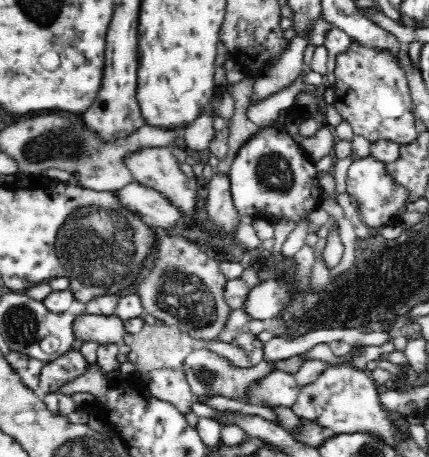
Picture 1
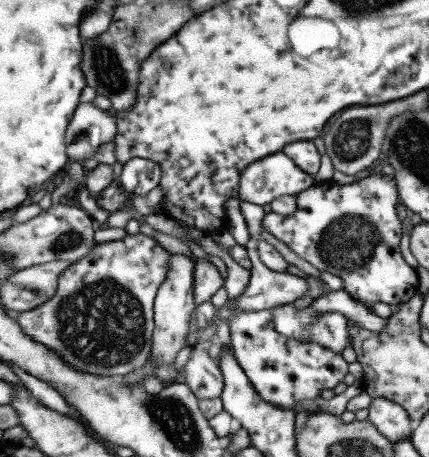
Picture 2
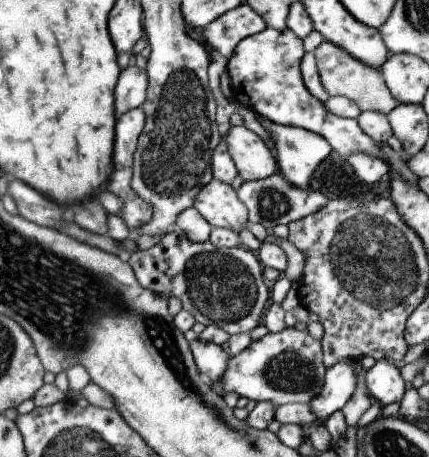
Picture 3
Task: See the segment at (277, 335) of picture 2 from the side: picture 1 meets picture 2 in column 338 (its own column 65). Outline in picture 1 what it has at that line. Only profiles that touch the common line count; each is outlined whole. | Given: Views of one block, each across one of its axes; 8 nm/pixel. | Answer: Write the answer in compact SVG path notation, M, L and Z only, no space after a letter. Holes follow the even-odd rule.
M70 350L64 356L46 362L46 366L42 368L42 374L40 374L40 390L44 394L52 394L52 392L56 394L68 382L84 376L88 366L90 364L84 360L84 356L80 352Z

